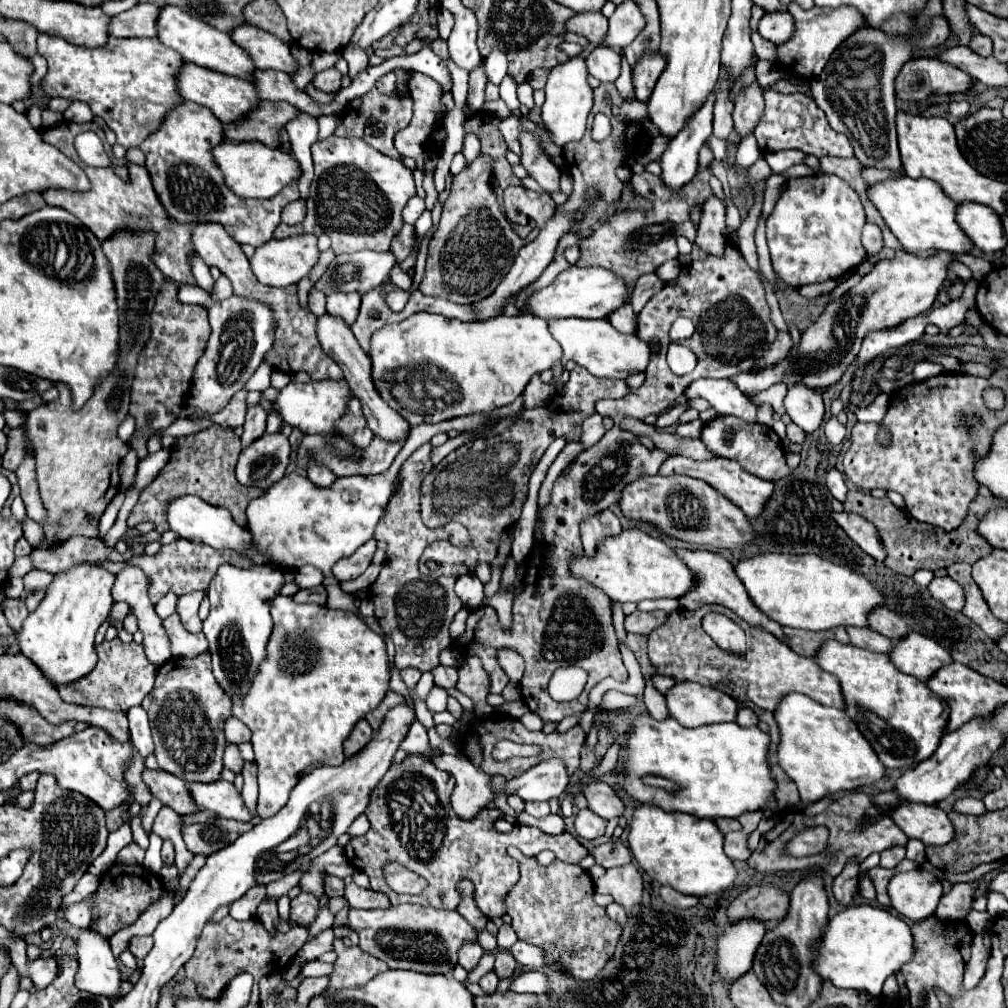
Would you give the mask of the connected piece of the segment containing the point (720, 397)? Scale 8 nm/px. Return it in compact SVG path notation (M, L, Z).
M697 379L689 385L685 397L703 397L719 415L735 415L747 423L755 423L757 407L729 379Z

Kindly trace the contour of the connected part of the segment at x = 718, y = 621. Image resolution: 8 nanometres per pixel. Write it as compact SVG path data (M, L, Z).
M716 612L708 613L703 620L707 620L707 634L719 647L735 653L745 653L747 637L735 621Z

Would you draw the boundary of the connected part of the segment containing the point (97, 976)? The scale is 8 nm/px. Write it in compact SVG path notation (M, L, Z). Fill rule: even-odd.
M83 931L77 937L77 959L79 959L79 971L75 975L75 985L83 991L89 993L97 993L97 995L105 995L111 1001L121 999L119 997L119 987L121 987L121 971L119 971L119 963L113 957L113 951L109 947L109 941L93 931Z

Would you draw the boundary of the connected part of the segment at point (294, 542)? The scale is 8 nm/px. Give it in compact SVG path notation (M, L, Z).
M473 414L457 417L443 423L421 423L419 427L413 427L405 447L399 451L395 457L393 465L389 471L383 475L351 475L351 477L339 477L331 487L319 489L311 485L311 481L299 473L285 475L281 481L271 485L261 497L253 499L247 507L247 529L253 535L253 541L259 549L259 553L267 555L271 561L275 561L281 567L287 567L291 571L303 567L303 565L313 565L323 571L323 585L329 593L329 607L337 607L344 611L351 611L358 617L361 617L373 631L382 633L381 627L376 618L367 618L361 615L359 609L355 606L355 599L341 591L337 585L337 579L331 575L333 565L343 559L353 555L363 543L367 543L375 527L385 513L387 501L393 493L395 477L403 465L403 461L423 443L429 443L429 439L437 433L447 433L455 429L460 433L468 431L473 427L484 423L483 415Z

